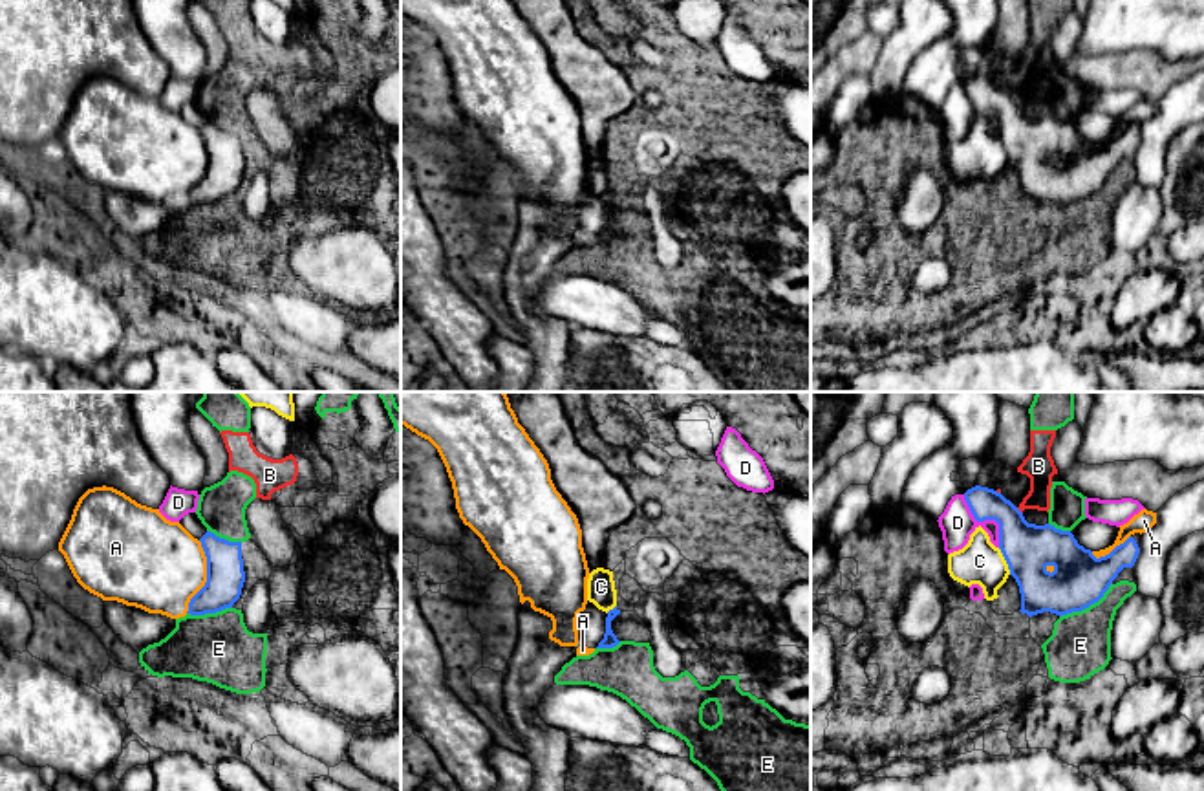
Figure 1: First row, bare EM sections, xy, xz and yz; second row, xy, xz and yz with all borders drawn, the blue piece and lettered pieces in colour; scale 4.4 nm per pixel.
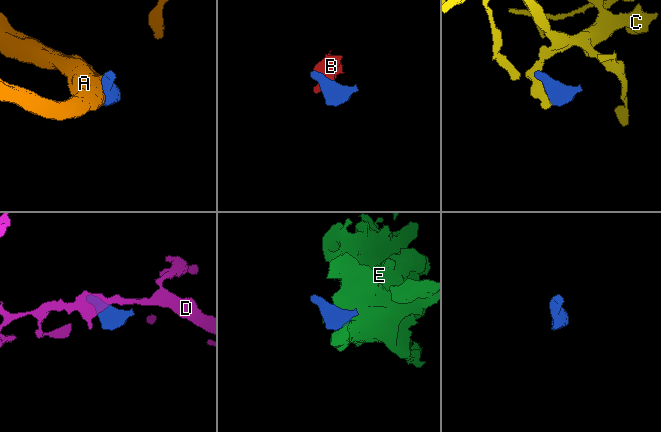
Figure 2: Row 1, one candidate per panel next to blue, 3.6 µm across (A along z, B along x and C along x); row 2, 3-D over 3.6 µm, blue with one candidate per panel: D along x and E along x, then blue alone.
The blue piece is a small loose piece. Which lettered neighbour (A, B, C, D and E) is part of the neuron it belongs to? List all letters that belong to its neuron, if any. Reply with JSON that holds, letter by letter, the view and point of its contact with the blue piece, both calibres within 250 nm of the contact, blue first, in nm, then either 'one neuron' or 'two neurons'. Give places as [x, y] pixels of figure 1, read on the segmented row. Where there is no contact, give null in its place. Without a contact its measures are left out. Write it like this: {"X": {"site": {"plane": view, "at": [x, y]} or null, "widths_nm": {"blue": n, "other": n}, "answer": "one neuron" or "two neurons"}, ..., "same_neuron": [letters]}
{"A": {"site": {"plane": "xy", "at": [207, 577]}, "widths_nm": {"blue": 170, "other": 400}, "answer": "two neurons"}, "B": {"site": {"plane": "yz", "at": [1020, 511]}, "widths_nm": {"blue": 220, "other": 140}, "answer": "two neurons"}, "C": {"site": {"plane": "yz", "at": [1005, 559]}, "widths_nm": {"blue": 220, "other": 190}, "answer": "two neurons"}, "D": {"site": {"plane": "yz", "at": [987, 519]}, "widths_nm": {"blue": 220, "other": 150}, "answer": "two neurons"}, "E": {"site": {"plane": "yz", "at": [1087, 606]}, "widths_nm": {"blue": 240, "other": 280}, "answer": "two neurons"}, "same_neuron": []}

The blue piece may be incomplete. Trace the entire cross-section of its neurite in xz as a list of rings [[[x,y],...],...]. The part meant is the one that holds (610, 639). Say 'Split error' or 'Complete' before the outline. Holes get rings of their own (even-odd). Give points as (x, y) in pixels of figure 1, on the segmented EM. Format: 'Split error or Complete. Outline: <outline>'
Split error. Outline: [[[529,601],[521,604],[518,643],[503,670],[503,712],[525,747],[525,758],[532,764],[531,791],[721,791],[717,782],[690,758],[661,754],[646,745],[628,747],[571,738],[540,718],[538,705],[543,694],[554,685],[554,676],[562,666],[576,657],[578,646],[613,648],[620,643],[611,630],[611,621],[618,613],[617,606],[606,613],[587,601],[576,619],[578,645],[560,646],[549,639],[551,617],[534,612]]]

